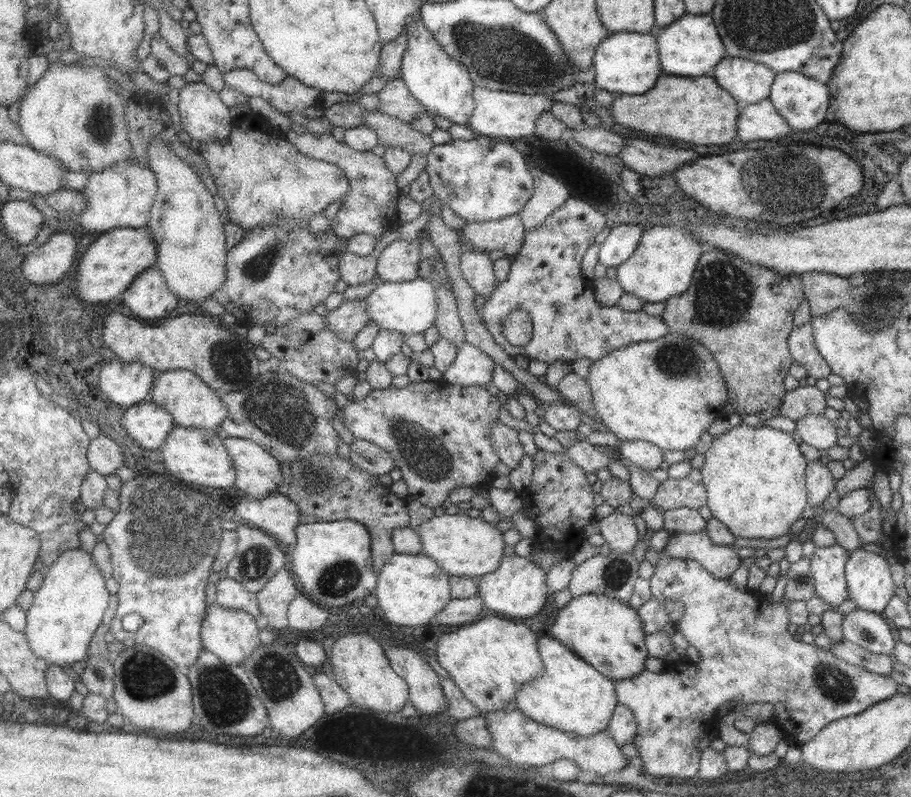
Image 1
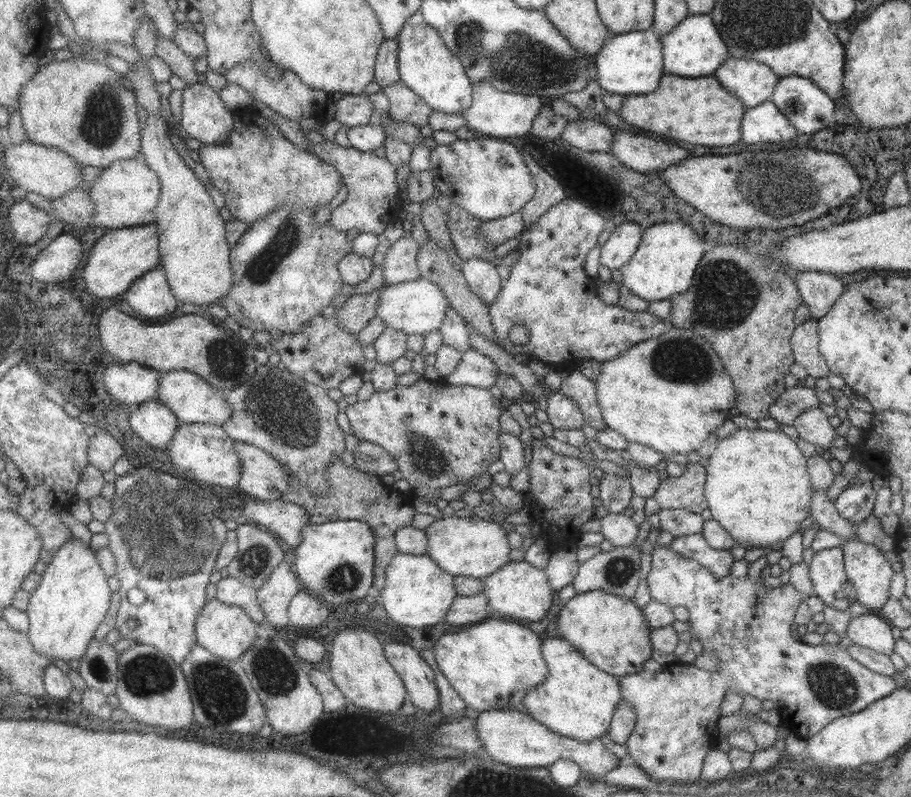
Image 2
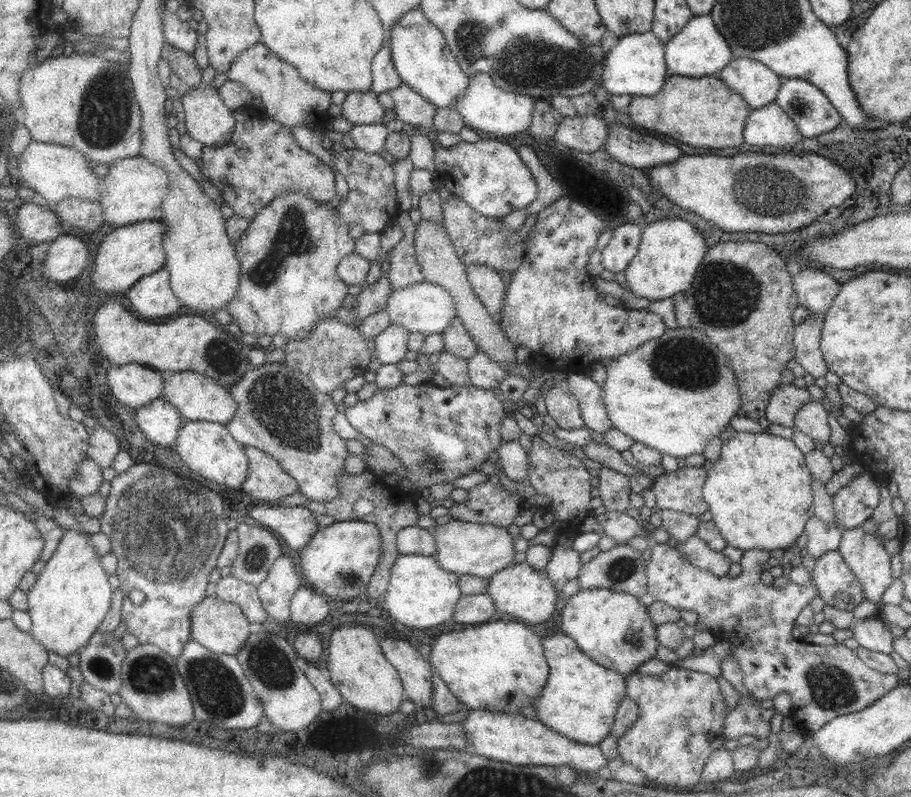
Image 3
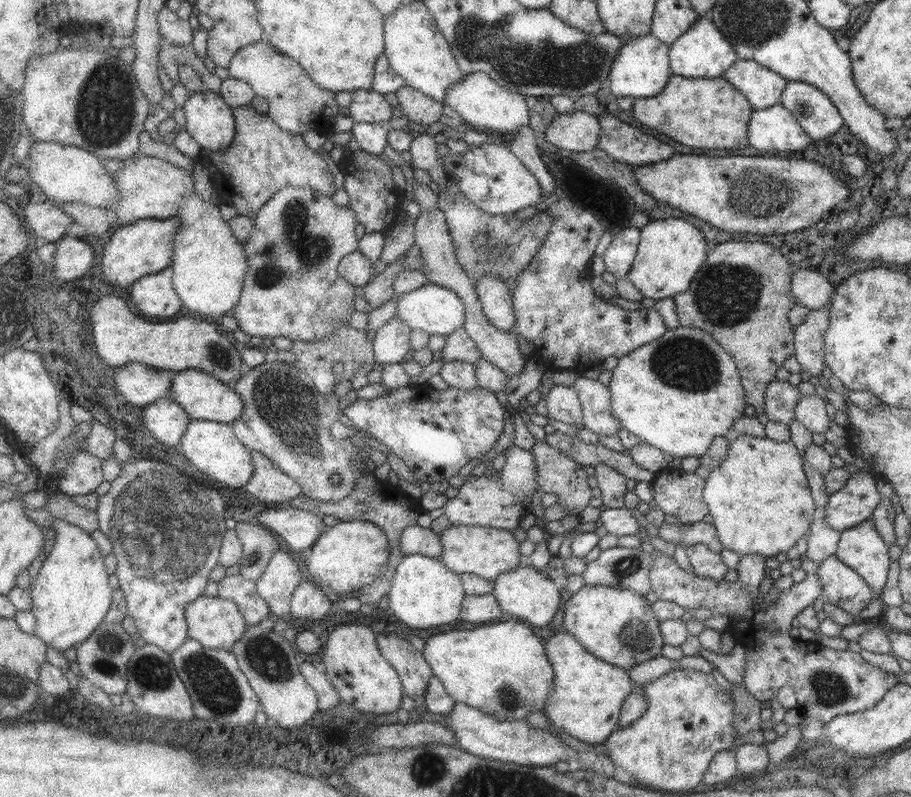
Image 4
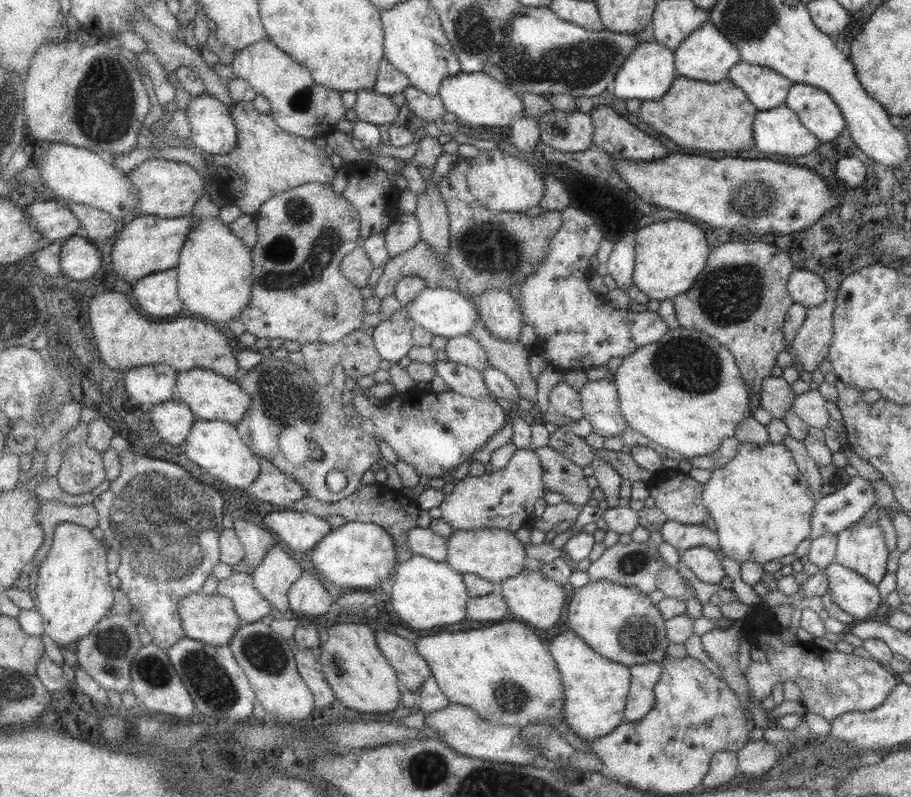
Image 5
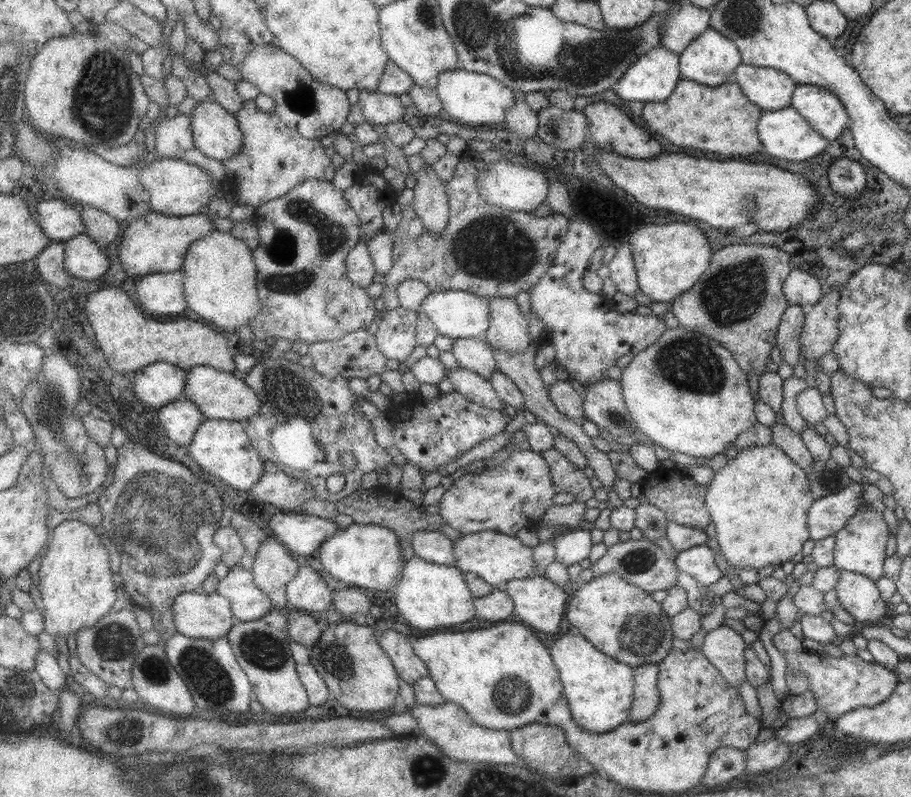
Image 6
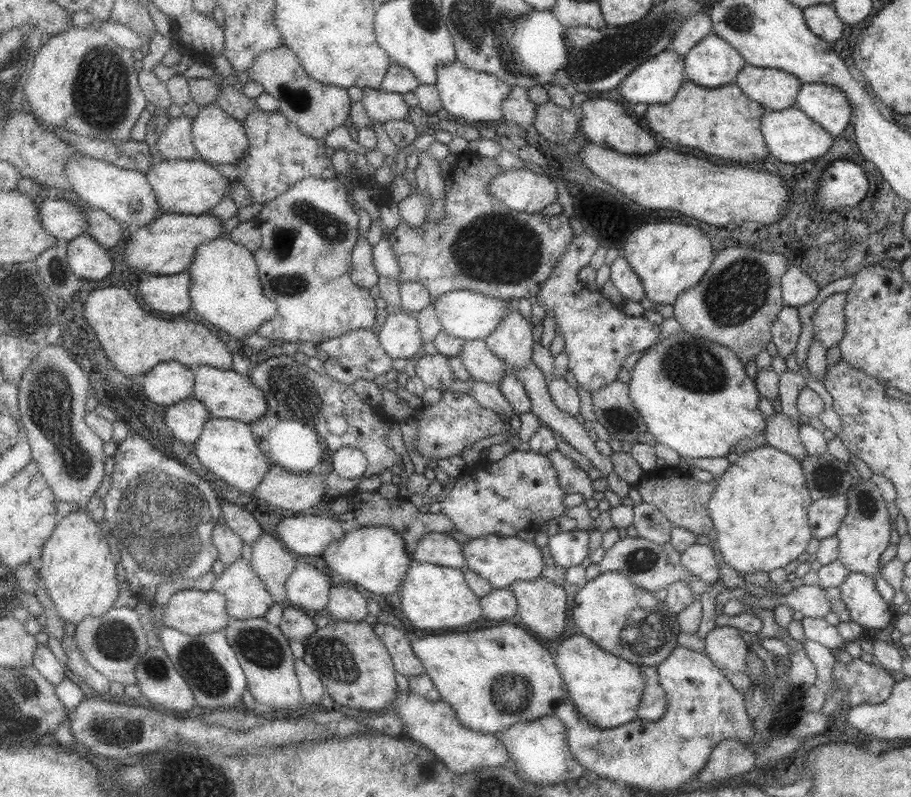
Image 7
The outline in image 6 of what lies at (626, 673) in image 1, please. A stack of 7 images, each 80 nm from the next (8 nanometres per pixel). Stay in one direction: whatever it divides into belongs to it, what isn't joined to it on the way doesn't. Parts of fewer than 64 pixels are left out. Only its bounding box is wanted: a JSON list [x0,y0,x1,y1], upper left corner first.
[565,574,674,667]

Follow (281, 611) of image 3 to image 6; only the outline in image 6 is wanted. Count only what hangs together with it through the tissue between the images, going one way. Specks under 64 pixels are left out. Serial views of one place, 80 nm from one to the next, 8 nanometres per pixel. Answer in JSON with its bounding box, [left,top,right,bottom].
[252,535,299,611]

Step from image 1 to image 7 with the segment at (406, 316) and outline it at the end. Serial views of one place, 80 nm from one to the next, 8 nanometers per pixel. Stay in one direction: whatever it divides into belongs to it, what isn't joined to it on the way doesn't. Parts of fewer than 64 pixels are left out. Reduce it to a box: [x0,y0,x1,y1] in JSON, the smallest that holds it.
[431,290,514,340]

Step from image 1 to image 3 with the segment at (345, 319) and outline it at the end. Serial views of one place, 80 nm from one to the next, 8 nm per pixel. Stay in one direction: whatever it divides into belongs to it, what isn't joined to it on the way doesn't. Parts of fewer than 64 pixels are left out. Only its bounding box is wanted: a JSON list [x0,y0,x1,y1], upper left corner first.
[351,275,392,322]

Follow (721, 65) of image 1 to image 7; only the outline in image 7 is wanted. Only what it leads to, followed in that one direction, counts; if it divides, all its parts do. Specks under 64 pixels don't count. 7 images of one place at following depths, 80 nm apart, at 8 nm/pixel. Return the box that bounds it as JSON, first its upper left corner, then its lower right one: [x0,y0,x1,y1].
[734,64,802,111]

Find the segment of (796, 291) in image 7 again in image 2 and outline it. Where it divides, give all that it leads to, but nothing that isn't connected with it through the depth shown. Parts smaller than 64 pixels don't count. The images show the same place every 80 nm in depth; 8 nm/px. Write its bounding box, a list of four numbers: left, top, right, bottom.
[795,272,846,319]

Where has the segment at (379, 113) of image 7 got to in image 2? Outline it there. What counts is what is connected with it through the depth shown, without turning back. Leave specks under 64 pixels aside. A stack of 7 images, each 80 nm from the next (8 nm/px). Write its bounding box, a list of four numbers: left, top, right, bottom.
[334,93,374,129]

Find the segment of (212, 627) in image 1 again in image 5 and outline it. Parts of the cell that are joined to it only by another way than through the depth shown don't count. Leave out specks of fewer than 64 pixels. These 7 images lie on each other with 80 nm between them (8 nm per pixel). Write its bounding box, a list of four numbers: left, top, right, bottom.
[178,594,241,646]

